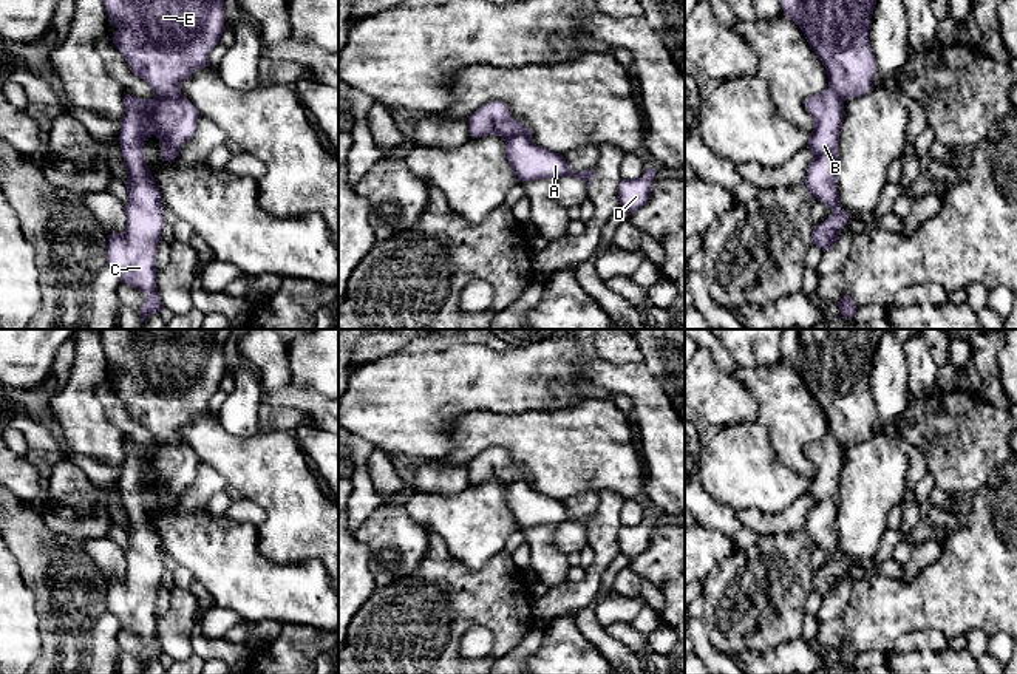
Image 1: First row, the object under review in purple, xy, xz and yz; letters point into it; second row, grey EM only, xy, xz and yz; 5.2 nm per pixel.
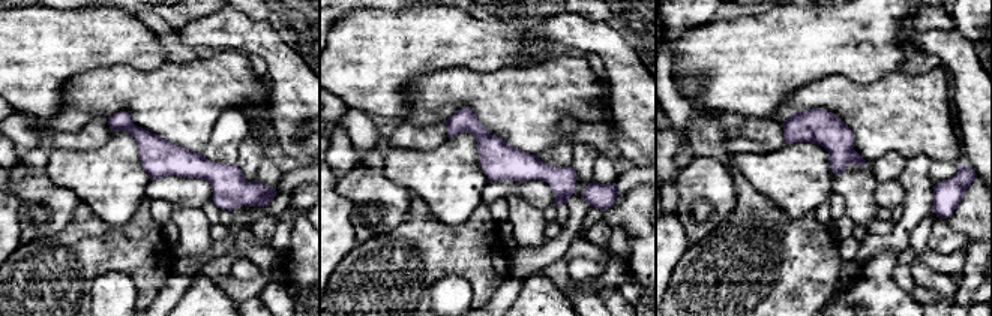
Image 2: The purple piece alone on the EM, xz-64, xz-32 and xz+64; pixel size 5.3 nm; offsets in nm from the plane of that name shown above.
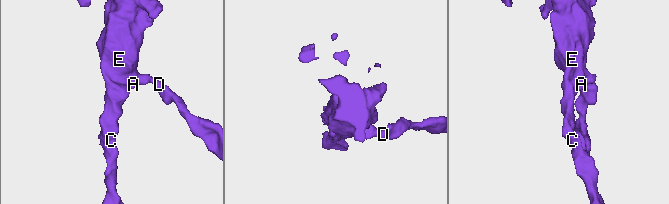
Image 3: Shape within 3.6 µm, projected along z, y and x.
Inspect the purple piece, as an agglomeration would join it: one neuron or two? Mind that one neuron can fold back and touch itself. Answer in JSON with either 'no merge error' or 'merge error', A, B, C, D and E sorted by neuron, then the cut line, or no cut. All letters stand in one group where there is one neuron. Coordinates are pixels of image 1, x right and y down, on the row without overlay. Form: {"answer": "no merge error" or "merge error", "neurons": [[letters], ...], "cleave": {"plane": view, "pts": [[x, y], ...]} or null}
{"answer": "no merge error", "neurons": [["A", "B", "C", "D", "E"]], "cleave": null}

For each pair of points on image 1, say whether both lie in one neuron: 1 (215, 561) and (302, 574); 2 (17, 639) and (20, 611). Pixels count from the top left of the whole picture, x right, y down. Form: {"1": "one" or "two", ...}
{"1": "one", "2": "one"}

